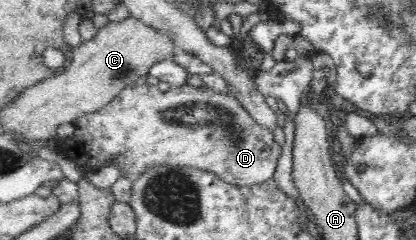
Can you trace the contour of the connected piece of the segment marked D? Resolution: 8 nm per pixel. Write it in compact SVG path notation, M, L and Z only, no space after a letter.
M144 83L140 86L127 86L123 91L120 91L108 104L98 108L94 112L79 116L74 122L74 148L72 148L72 156L68 156L70 161L75 162L80 166L83 173L92 172L104 166L115 166L120 170L120 176L129 178L133 182L150 167L156 165L174 165L178 167L198 167L200 170L208 171L214 175L218 175L222 181L230 183L230 185L246 186L253 185L254 183L266 182L269 178L274 176L276 170L276 163L282 153L280 146L274 141L274 136L270 129L266 129L258 122L254 121L252 115L240 104L236 97L228 96L226 94L215 92L212 88L208 87L205 83L203 86L192 86L184 84L175 88L170 88L165 92L158 89L158 85L148 85Z

